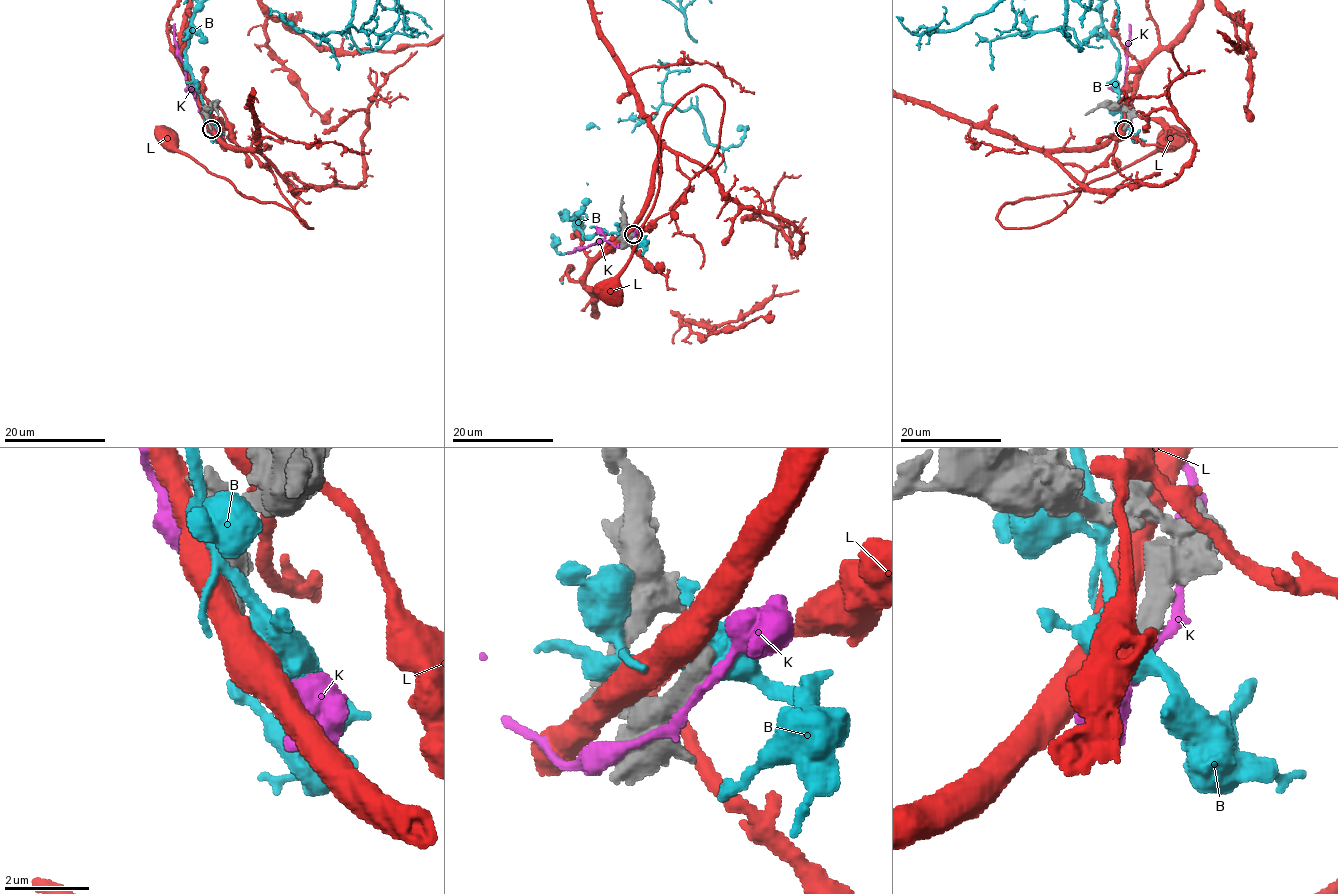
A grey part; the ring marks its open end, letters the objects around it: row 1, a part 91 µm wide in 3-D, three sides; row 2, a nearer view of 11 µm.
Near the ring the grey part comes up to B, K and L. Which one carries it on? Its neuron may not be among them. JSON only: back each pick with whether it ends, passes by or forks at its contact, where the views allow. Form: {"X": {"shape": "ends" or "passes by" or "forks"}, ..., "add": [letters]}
{"add": []}

